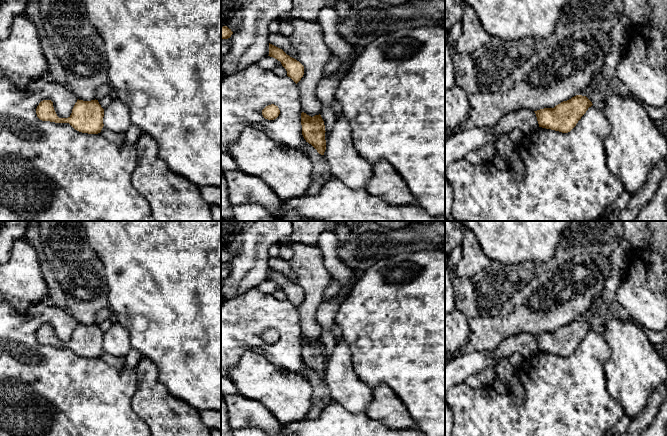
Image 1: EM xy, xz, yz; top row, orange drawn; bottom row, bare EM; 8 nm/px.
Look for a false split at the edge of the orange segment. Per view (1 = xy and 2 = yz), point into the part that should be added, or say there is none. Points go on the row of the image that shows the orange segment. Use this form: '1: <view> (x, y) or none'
1: none
2: none

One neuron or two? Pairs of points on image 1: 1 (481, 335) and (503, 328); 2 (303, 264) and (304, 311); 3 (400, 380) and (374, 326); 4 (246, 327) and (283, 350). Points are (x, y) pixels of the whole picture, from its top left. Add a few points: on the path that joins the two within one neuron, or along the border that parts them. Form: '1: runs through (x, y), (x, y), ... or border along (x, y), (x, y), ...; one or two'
1: runs through (486, 334), (498, 328); one
2: runs through (310, 276), (310, 299); one
3: runs through (400, 367), (400, 352), (387, 339); one
4: runs through (254, 337), (267, 350), (273, 350); one

